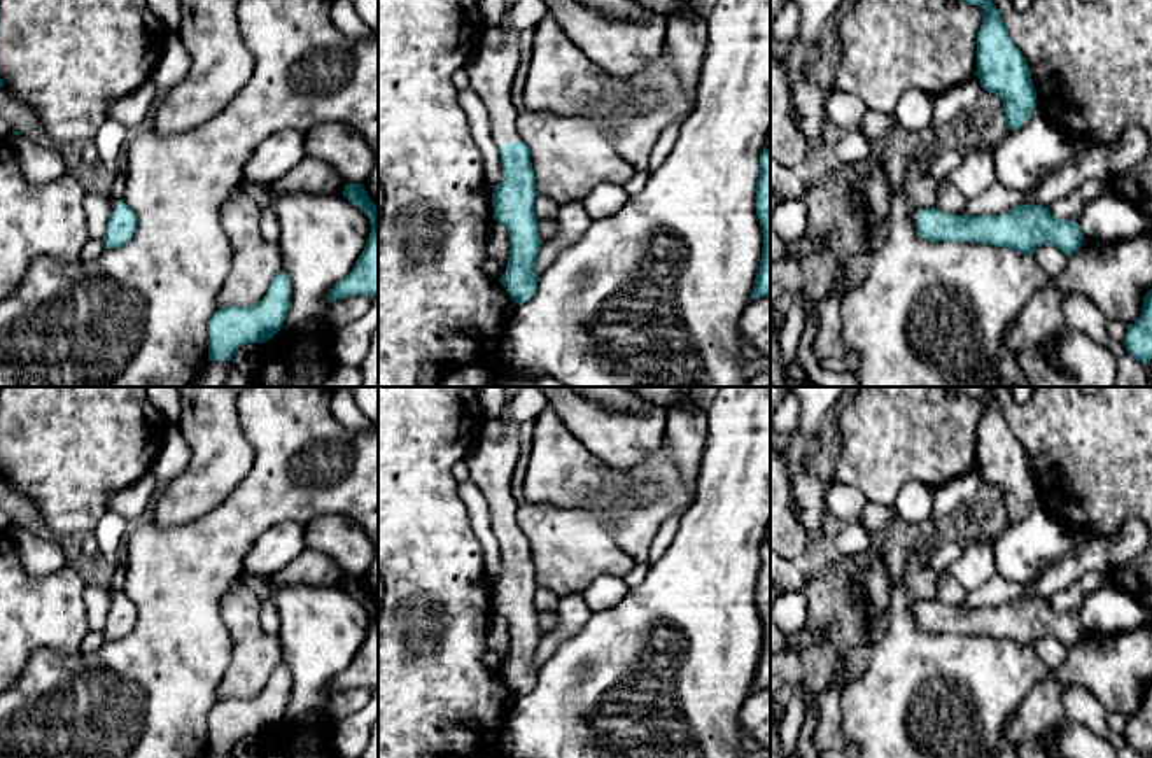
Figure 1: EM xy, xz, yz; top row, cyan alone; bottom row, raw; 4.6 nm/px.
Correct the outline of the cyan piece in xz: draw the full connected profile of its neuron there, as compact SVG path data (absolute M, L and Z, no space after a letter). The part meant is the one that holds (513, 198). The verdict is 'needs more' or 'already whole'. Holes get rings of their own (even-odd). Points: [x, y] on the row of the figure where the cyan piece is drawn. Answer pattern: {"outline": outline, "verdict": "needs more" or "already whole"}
{"outline": "M506 0L499 23L501 44L480 46L466 65L471 88L480 95L490 121L502 166L502 182L494 187L494 219L509 235L508 268L499 278L516 305L527 303L537 291L534 264L541 249L534 201L537 196L530 152L516 130L511 84L518 68L518 32L509 26L509 11L518 0Z", "verdict": "needs more"}

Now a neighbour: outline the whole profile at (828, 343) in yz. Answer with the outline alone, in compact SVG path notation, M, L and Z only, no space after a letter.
M837 280L833 292L816 303L818 333L814 340L814 355L821 359L844 359L847 350L842 338L840 299L849 292L844 280Z

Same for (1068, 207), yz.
M1087 180L1071 194L1052 201L1049 205L1049 210L1056 219L1077 221L1084 205L1098 194L1099 194L1099 182Z

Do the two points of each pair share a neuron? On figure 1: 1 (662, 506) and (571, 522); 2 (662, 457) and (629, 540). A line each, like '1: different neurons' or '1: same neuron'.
1: different neurons
2: same neuron

